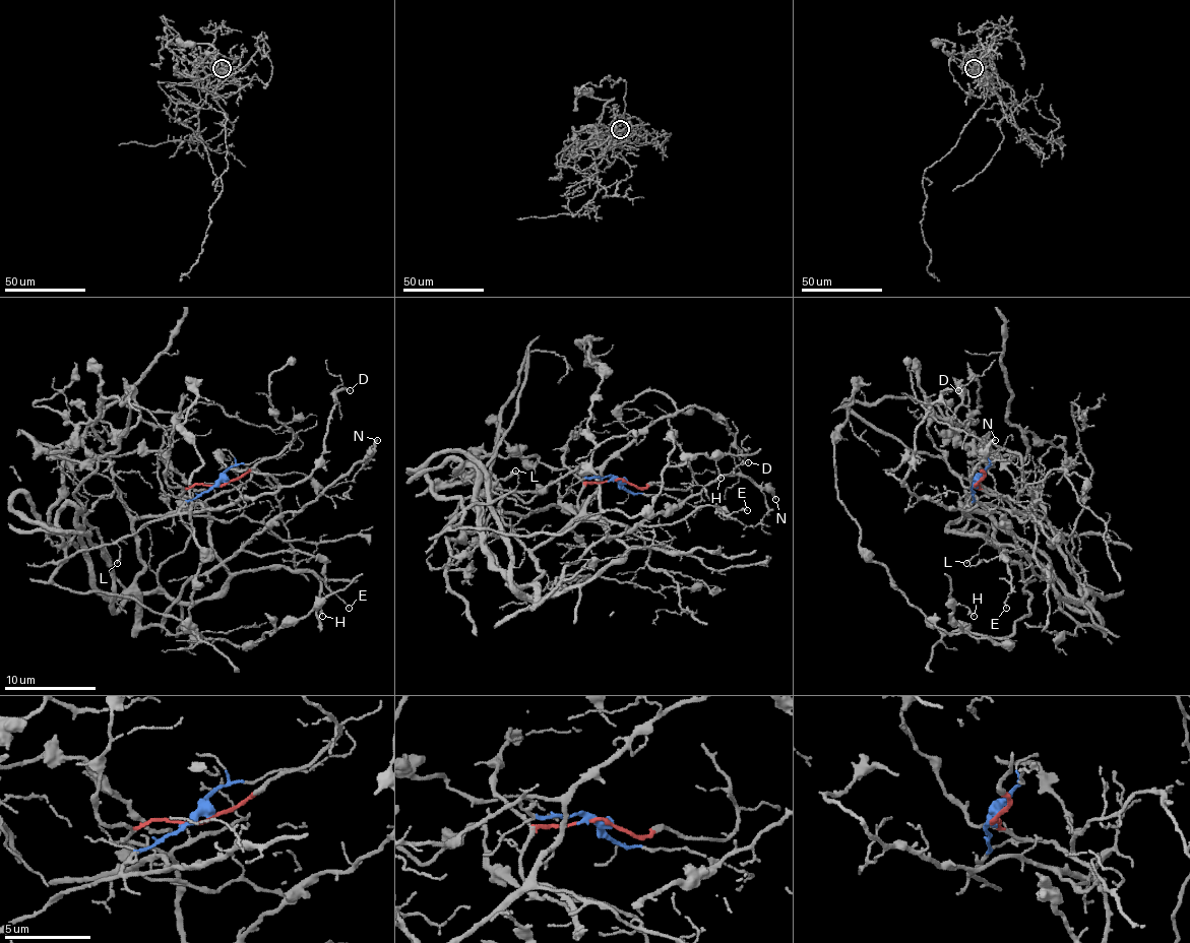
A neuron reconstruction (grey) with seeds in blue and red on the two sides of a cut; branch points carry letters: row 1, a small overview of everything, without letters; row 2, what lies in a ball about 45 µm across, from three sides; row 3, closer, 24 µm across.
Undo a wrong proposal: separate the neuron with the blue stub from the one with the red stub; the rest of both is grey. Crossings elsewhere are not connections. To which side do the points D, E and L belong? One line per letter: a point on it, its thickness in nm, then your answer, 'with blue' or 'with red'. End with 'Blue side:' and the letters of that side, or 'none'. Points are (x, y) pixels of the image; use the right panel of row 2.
D: (958, 390) | 130 nm | with blue
E: (1006, 608) | 100 nm | with blue
L: (966, 563) | 110 nm | with blue
Blue side: D, E, L

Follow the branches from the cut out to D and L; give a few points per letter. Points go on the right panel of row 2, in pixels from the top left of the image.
D: (975, 484), (973, 502), (963, 511), (916, 495), (901, 484), (913, 456), (916, 427), (940, 394), (958, 390)
L: (975, 484), (973, 504), (965, 511), (980, 520), (989, 533), (984, 546), (965, 563)

